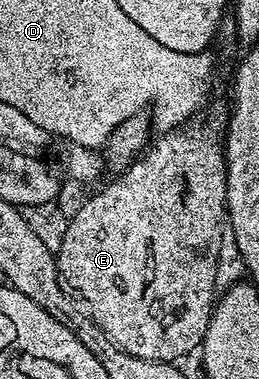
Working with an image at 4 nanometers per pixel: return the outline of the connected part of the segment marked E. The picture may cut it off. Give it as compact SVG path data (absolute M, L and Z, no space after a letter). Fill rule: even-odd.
M223 112L209 113L206 117L198 116L190 119L176 129L167 133L154 136L147 148L140 155L133 158L130 165L124 166L121 173L114 181L109 181L98 193L93 193L77 209L77 214L69 217L67 235L63 235L63 243L55 250L57 258L57 271L61 280L70 290L77 289L76 296L87 306L87 312L103 332L109 336L111 343L115 343L127 355L135 355L139 359L152 361L180 362L180 357L185 357L189 352L196 350L205 337L209 326L209 317L213 313L215 294L218 292L216 285L216 263L219 258L219 243L221 225L227 221L227 175L225 174L225 130L227 117Z

